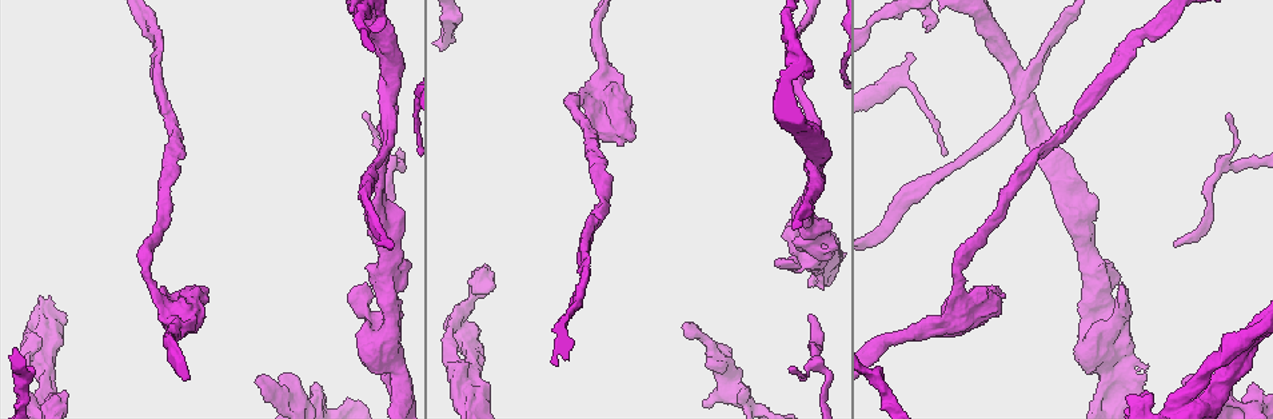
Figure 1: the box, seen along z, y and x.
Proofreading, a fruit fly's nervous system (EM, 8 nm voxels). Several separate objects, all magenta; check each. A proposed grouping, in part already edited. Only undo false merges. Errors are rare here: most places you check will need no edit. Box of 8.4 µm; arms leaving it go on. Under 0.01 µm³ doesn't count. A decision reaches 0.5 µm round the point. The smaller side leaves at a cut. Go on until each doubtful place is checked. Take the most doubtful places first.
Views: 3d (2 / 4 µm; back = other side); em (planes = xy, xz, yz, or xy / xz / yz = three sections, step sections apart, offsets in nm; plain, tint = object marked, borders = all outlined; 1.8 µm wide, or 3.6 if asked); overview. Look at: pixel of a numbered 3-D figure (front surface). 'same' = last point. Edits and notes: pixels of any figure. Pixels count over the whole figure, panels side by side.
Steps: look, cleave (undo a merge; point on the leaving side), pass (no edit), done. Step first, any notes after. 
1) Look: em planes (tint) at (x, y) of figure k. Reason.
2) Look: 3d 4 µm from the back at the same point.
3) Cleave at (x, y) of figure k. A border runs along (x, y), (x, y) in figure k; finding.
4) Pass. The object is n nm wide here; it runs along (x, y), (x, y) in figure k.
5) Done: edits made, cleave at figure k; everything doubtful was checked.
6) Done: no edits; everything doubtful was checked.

Look: 3d 4 µm at (46, 355) of figure 1. Touches itself.

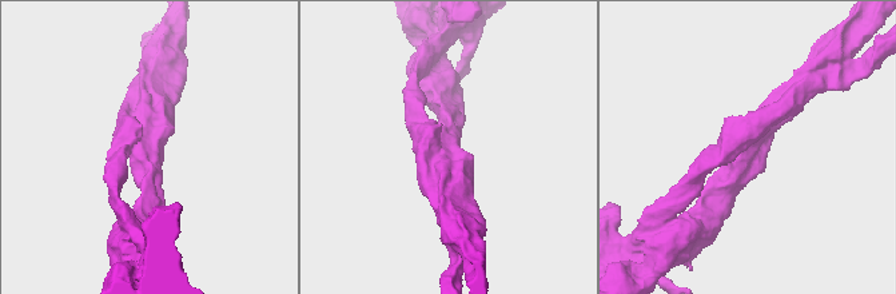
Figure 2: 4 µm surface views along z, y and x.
Look: em 3.6 µm planes (plain) at (449, 152) of figure 2. Need the tissue.

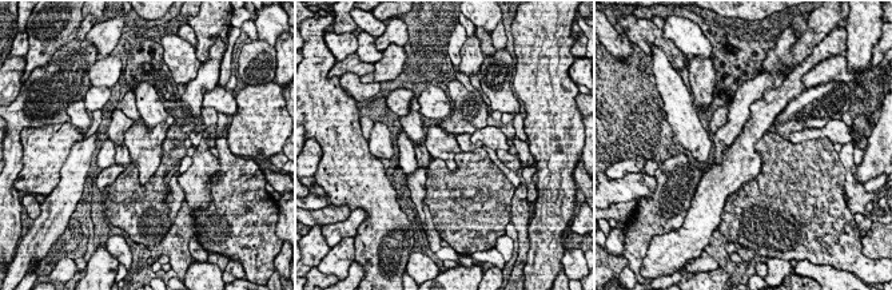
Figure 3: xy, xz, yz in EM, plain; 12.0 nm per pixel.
Look: em 3.6 µm planes (tint) at the same point.

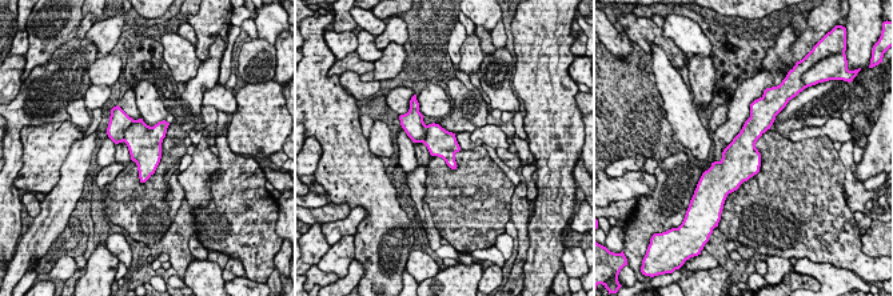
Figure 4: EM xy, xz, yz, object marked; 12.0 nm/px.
Cleave at (119, 122) of figure 4. A border runs along (134, 120), (124, 132), (123, 140) in figure 4; a second neuron is stuck on.

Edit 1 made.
Look: em planes (plain) at (1031, 119) of figure 1. Sharp bend.

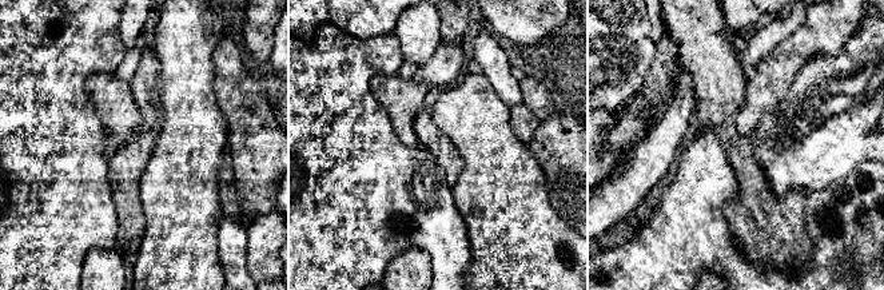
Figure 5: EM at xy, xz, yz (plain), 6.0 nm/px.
Look: em planes (tint) at the same point.

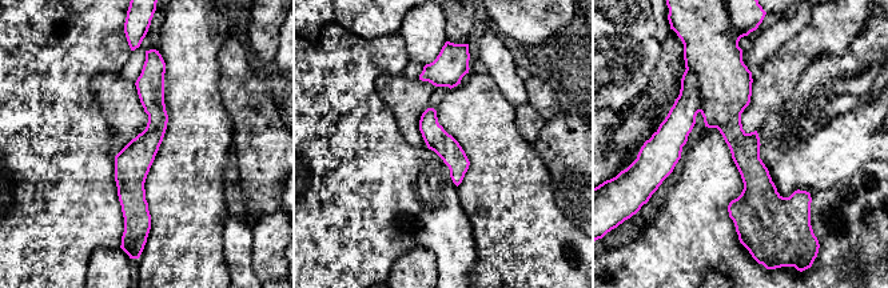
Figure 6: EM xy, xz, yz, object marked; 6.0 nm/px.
Cleave at (679, 123) of figure 6. A border runs along (689, 68), (697, 80), (701, 111) in figure 6; a second neuron is stuck on.

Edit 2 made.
Look: overview. Redraw.

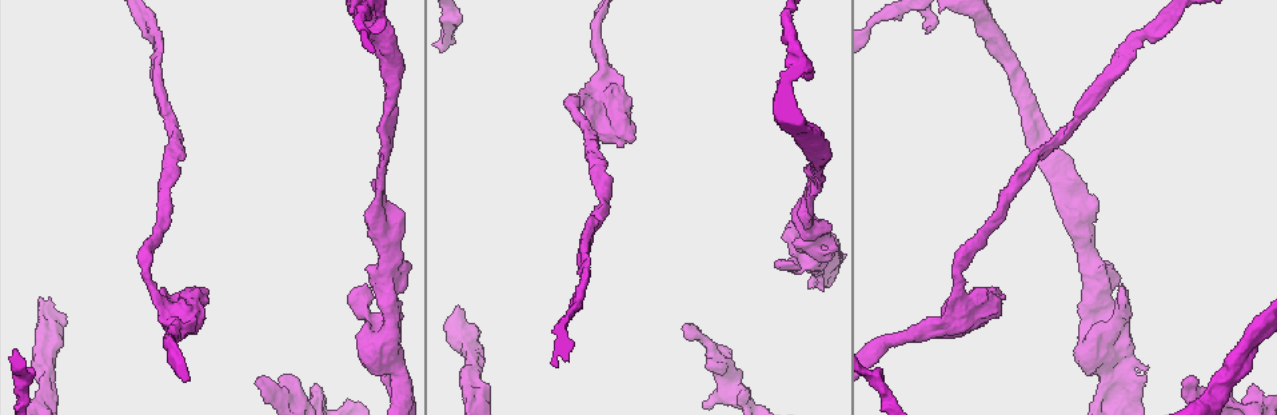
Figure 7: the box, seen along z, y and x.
Look: em 3.6 µm planes (tint) at (595, 101) of figure 7. Two arms in line, one across.

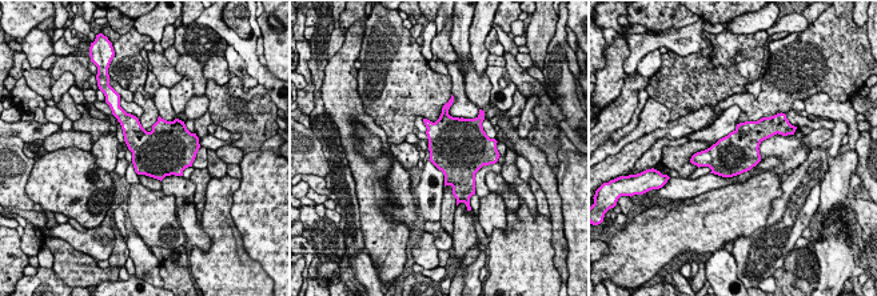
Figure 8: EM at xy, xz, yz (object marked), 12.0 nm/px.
Pass. All the same neuron.

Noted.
Done: edits made, cleave at figure 4, cleave at figure 6; everything doubtful was checked.

